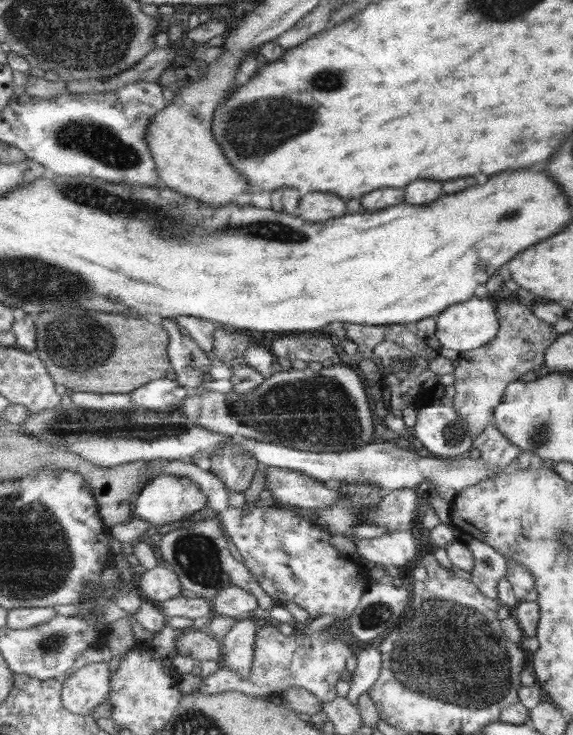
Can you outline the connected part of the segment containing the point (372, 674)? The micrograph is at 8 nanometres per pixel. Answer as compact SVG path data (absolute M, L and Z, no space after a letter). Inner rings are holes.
M367 646L357 656L357 666L351 675L348 699L357 704L359 696L369 693L371 686L379 680L383 672L383 653L381 649Z

